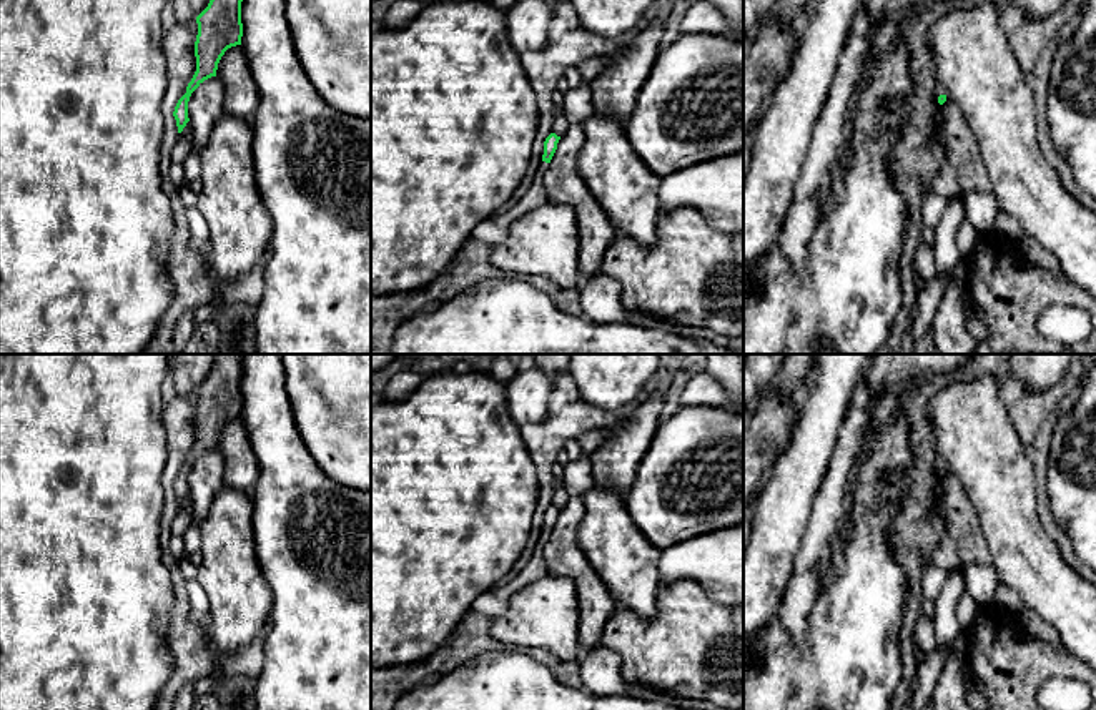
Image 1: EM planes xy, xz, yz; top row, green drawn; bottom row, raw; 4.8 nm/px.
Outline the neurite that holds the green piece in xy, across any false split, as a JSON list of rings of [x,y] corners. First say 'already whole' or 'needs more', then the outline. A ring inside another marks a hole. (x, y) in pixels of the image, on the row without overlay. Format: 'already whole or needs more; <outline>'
already whole; [[[215,354],[215,366],[208,379],[196,389],[196,444],[173,484],[178,505],[181,505],[190,494],[188,474],[191,466],[205,452],[216,449],[218,436],[228,421],[241,417],[243,357],[244,354]]]

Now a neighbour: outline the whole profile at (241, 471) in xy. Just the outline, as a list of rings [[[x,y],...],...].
[[[241,417],[225,424],[216,449],[225,461],[225,486],[253,494],[259,477],[259,466]]]

